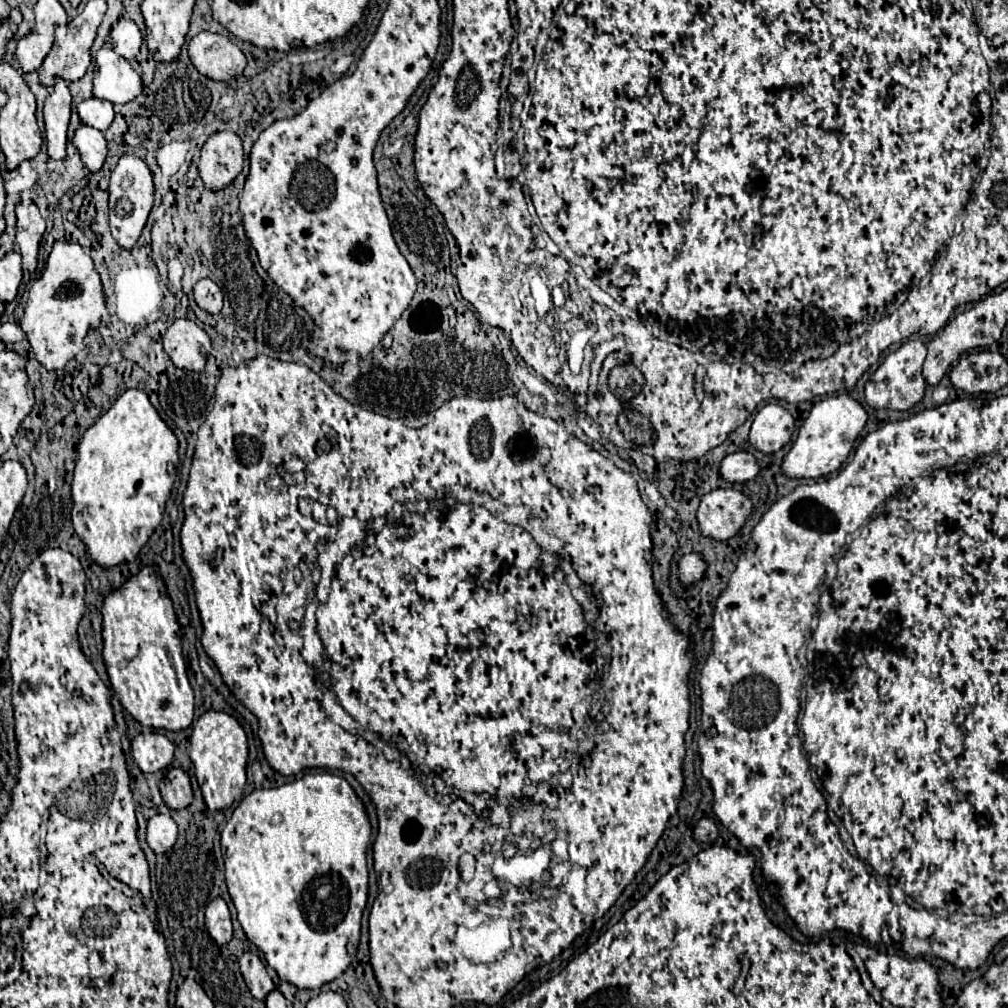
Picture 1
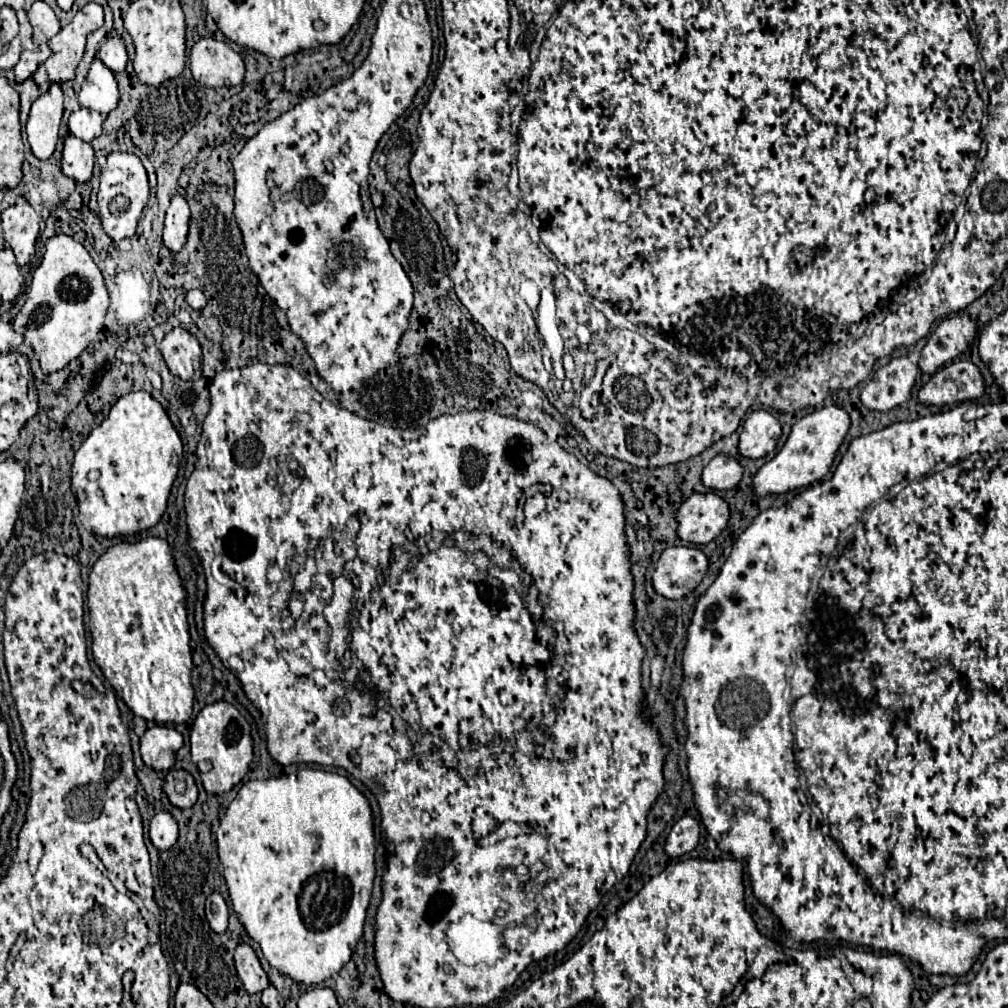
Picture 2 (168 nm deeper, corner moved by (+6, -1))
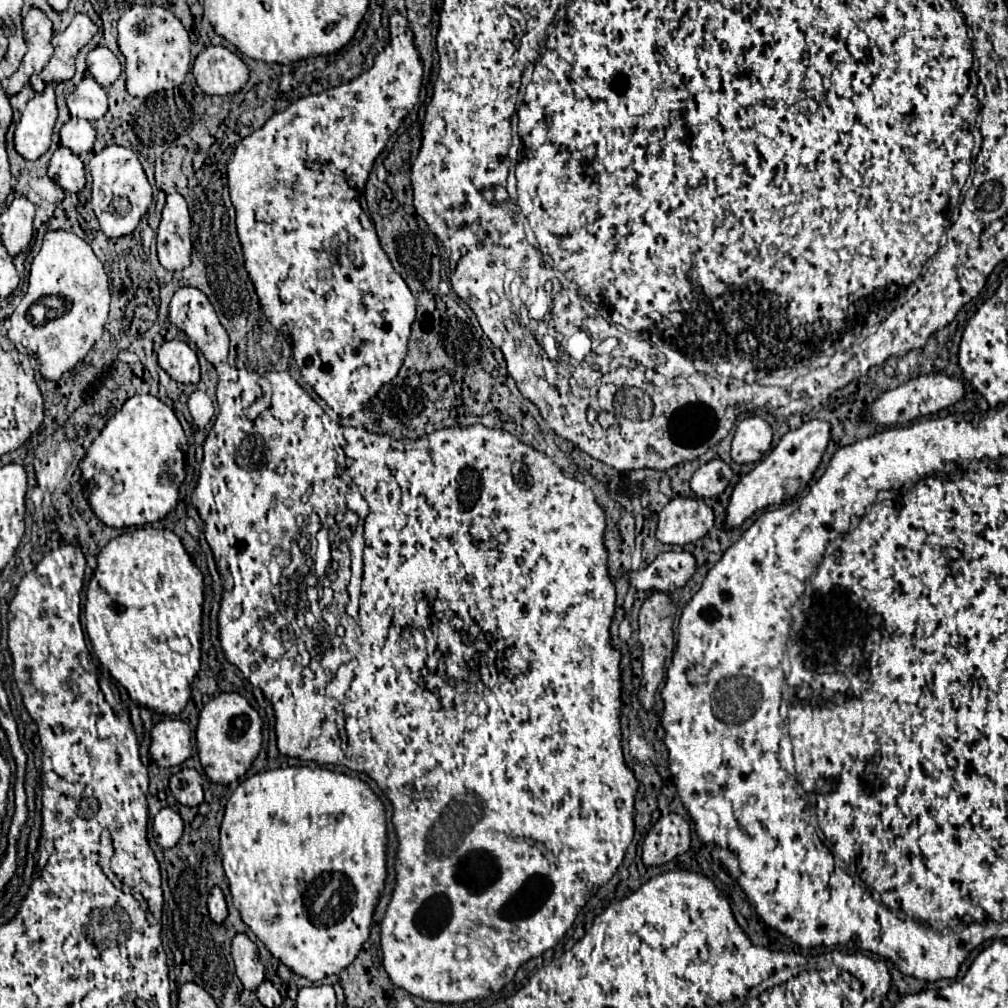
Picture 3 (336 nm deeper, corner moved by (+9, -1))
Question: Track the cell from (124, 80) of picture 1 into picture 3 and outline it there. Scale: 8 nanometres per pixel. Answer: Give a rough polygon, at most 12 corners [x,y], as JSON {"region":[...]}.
{"region":[[86,74],[68,96],[72,116],[94,122],[108,112],[104,88]]}

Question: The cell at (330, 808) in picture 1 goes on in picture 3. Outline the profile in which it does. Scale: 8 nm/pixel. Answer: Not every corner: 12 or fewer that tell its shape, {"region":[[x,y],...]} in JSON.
{"region":[[276,768],[230,796],[234,906],[292,972],[340,974],[386,884],[360,778]]}

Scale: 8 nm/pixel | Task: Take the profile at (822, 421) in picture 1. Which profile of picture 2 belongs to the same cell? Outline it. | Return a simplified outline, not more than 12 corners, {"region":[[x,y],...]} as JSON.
{"region":[[835,404],[793,424],[753,478],[757,496],[827,476],[849,432]]}

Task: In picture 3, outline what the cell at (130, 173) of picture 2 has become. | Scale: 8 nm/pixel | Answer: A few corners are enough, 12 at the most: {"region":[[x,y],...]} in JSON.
{"region":[[130,148],[94,154],[92,208],[108,238],[130,234],[152,188]]}

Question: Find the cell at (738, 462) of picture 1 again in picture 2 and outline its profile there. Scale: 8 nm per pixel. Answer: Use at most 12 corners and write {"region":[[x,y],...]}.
{"region":[[719,454],[703,470],[711,490],[731,490],[743,468],[733,456]]}

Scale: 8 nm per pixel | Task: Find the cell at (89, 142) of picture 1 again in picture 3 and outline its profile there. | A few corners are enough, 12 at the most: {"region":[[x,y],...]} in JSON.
{"region":[[60,146],[48,164],[64,192],[80,192],[86,184],[84,164]]}

